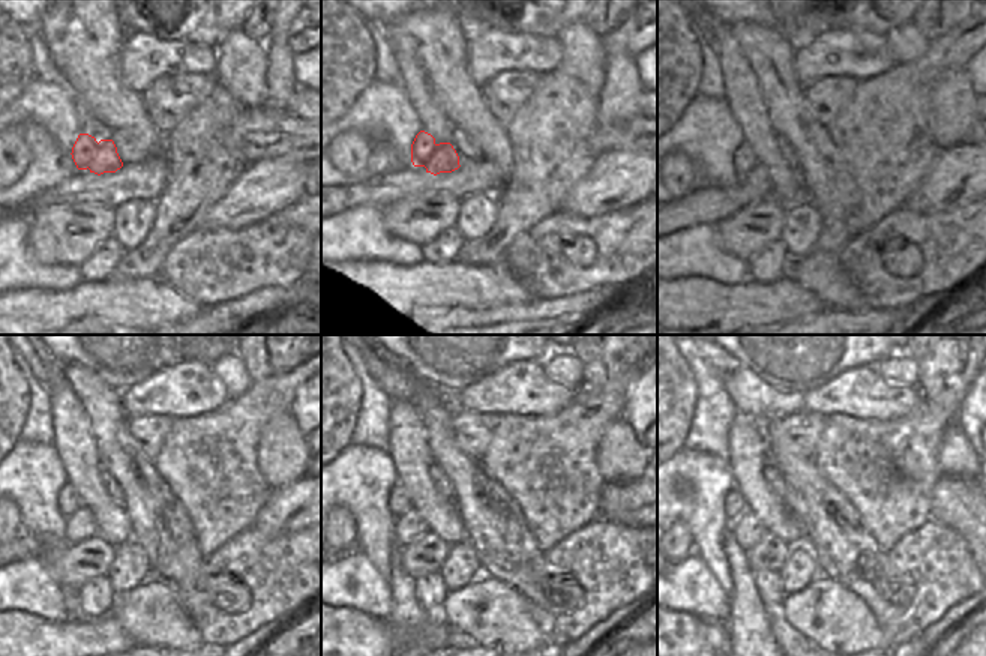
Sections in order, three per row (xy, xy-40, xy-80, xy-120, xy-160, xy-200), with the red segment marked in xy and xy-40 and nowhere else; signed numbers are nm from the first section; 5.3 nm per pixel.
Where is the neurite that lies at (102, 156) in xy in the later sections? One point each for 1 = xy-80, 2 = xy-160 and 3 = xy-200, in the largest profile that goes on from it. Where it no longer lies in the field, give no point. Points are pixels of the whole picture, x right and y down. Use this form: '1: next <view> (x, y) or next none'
1: next xy-80 (743, 159)
2: next xy-160 (398, 503)
3: next xy-200 (734, 505)

